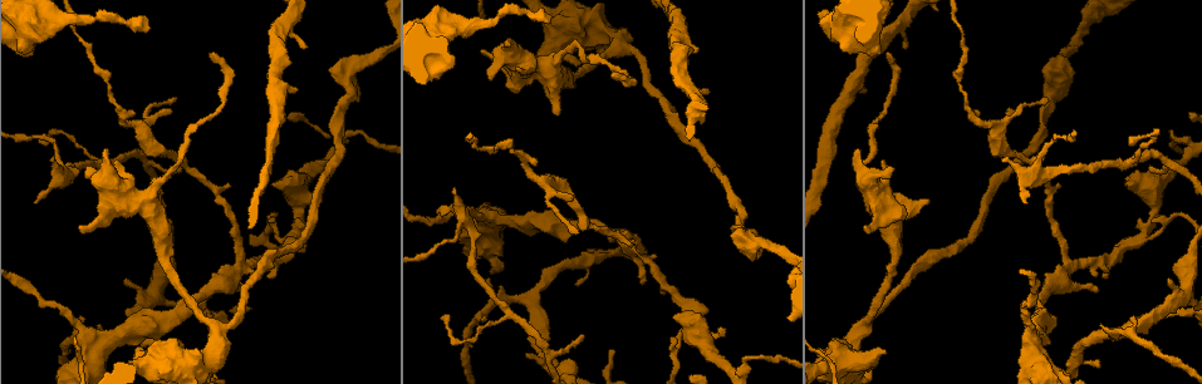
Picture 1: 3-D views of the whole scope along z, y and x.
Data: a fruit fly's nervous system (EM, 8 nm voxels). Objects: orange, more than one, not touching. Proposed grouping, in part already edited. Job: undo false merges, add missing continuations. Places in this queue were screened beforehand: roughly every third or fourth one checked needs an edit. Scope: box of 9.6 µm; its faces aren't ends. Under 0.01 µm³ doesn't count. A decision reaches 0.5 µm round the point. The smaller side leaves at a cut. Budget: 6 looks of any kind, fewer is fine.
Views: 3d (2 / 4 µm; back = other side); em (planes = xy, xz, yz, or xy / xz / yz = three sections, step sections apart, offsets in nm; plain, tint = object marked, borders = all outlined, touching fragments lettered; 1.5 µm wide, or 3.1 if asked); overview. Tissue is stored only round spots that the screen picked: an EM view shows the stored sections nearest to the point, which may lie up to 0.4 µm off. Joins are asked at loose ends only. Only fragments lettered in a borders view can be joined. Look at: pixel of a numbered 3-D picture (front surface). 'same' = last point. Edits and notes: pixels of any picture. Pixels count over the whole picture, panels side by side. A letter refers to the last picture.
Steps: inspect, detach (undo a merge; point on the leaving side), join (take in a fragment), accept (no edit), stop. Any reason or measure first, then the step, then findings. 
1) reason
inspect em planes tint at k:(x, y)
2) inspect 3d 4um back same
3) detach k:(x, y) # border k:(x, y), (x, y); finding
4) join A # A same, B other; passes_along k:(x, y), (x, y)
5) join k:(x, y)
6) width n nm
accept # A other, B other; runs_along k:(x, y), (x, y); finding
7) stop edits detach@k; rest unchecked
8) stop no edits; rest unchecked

abrupt turn
inspect em planes borders at 1:(1172, 137)

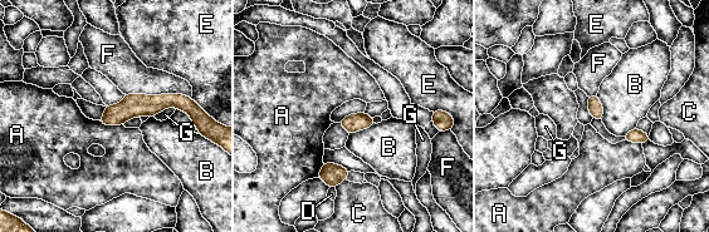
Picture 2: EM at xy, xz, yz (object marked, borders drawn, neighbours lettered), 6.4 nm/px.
width 90 nm
accept # A other, B other, C other, D other, E other, F other, G other; runs_along 2:(186, 105), (136, 104), (104, 121); all the same cell

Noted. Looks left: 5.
stops while still wide
inspect 3d 2um at 1:(515, 70)

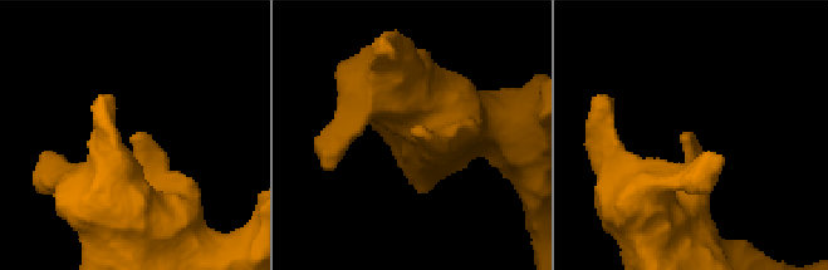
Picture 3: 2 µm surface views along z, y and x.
need the tissue
inspect em planes borders at 3:(685, 135)

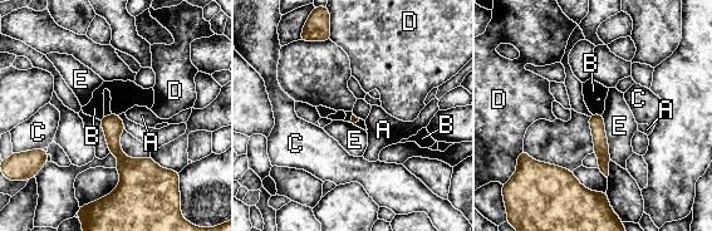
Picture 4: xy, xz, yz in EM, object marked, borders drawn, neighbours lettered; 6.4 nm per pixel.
longest_contact E 300 nm
accept # A other, B other, C other, D other, E other; runs_along 4:(594, 117), (605, 171); no lettered fragment goes on from it

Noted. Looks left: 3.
free end
inspect em planes borders at 1:(145, 29)

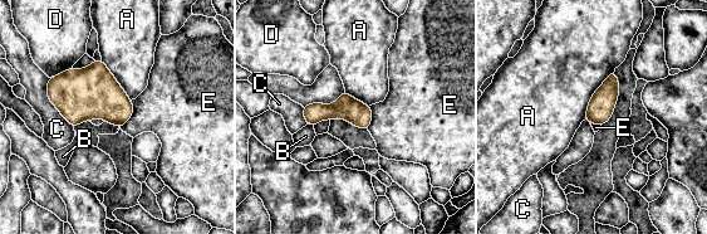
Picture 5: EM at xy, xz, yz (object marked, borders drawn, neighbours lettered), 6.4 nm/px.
width 160 nm
accept # A other, B other, C other, D other, E other; runs_along 5:(307, 108), (354, 111), (368, 118); no lettered fragment goes on from it

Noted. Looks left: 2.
stop no edits; rest unchecked

